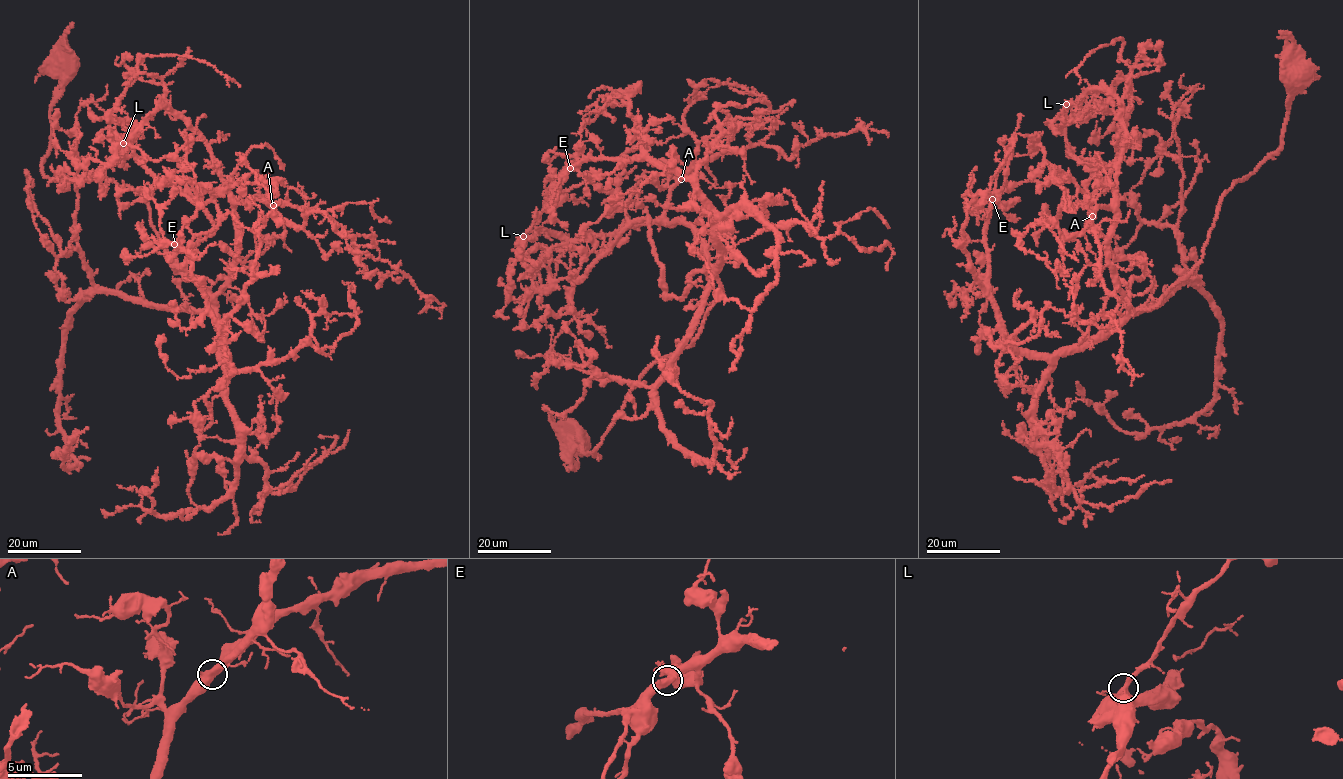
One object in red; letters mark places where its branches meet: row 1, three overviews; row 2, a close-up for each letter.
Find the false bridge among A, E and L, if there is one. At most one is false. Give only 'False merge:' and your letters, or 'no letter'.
False merge: no letter

